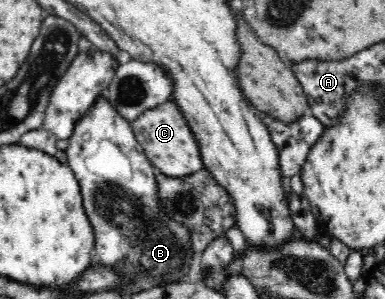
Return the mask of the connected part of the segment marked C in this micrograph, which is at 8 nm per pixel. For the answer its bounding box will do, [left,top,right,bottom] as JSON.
[130,99,203,177]

